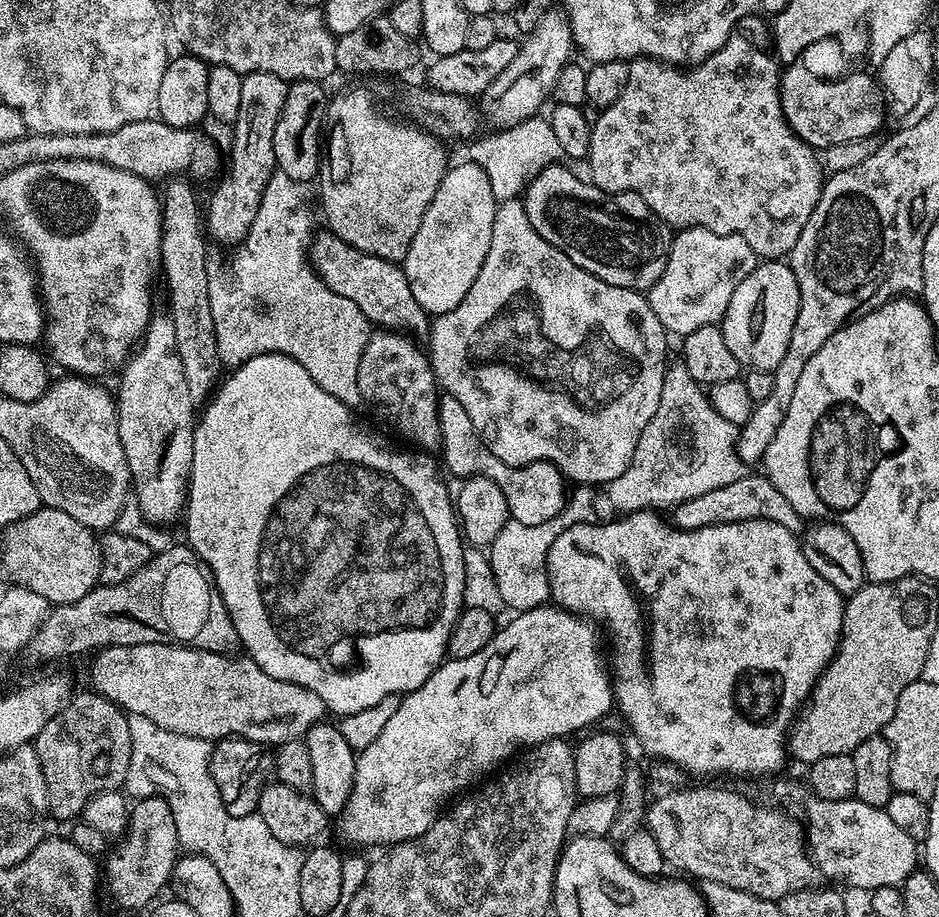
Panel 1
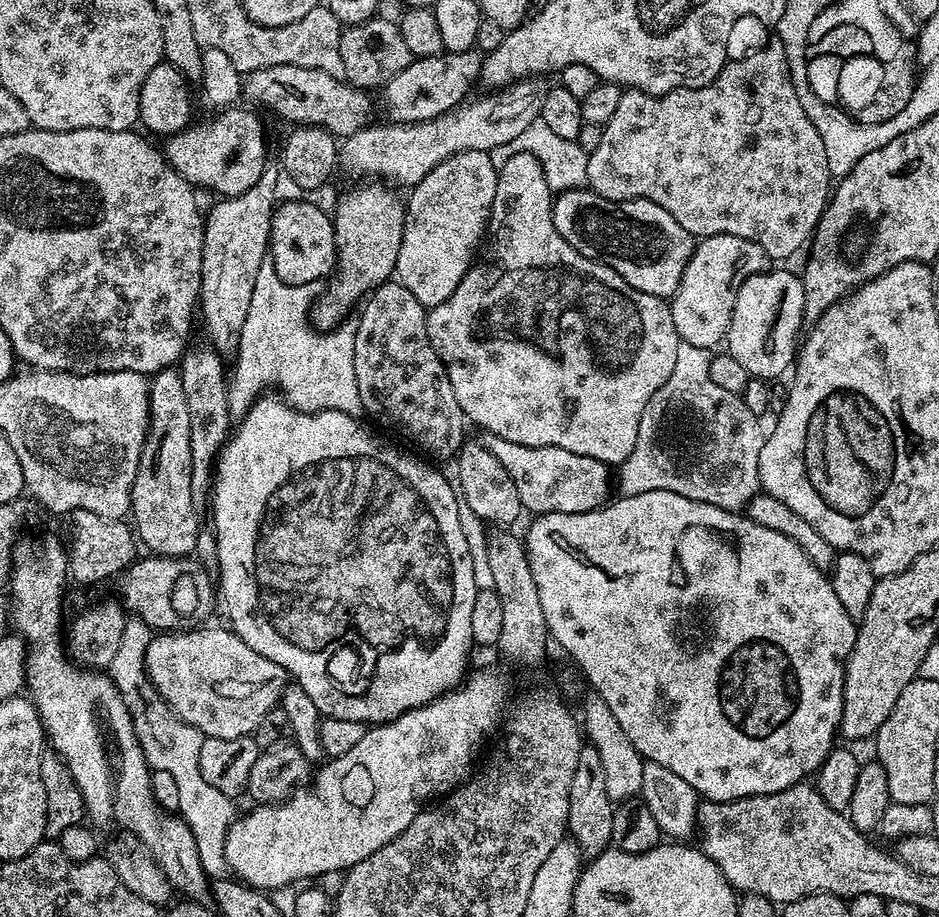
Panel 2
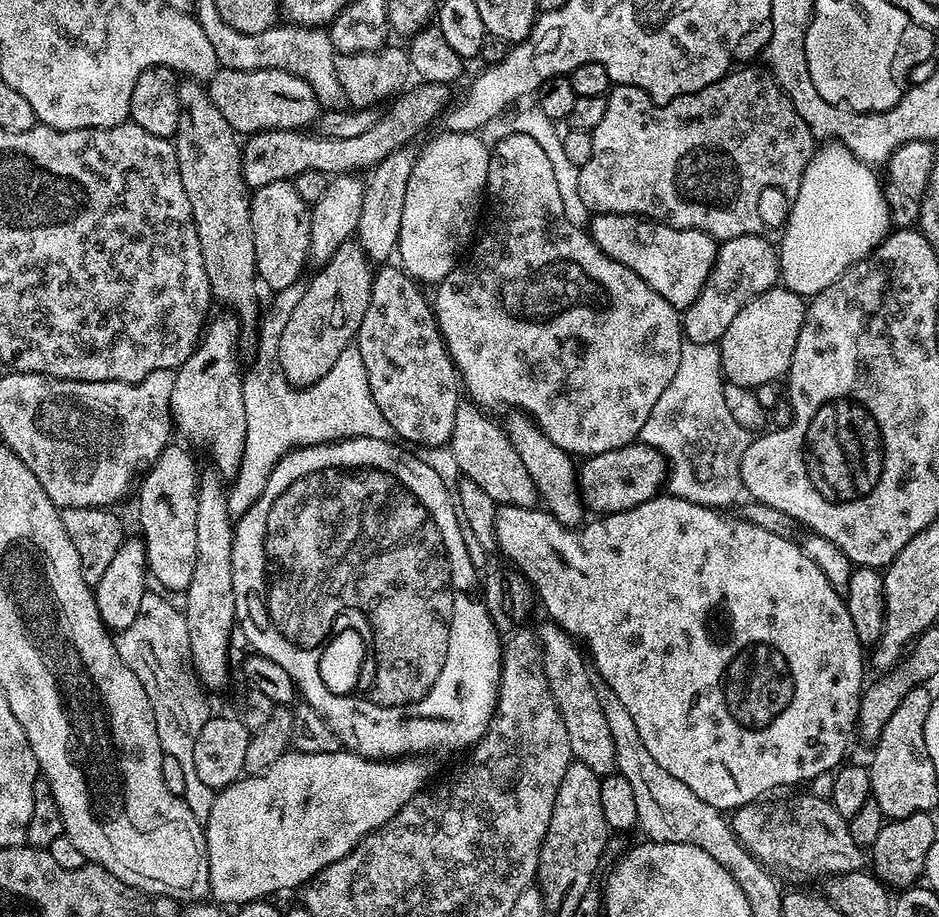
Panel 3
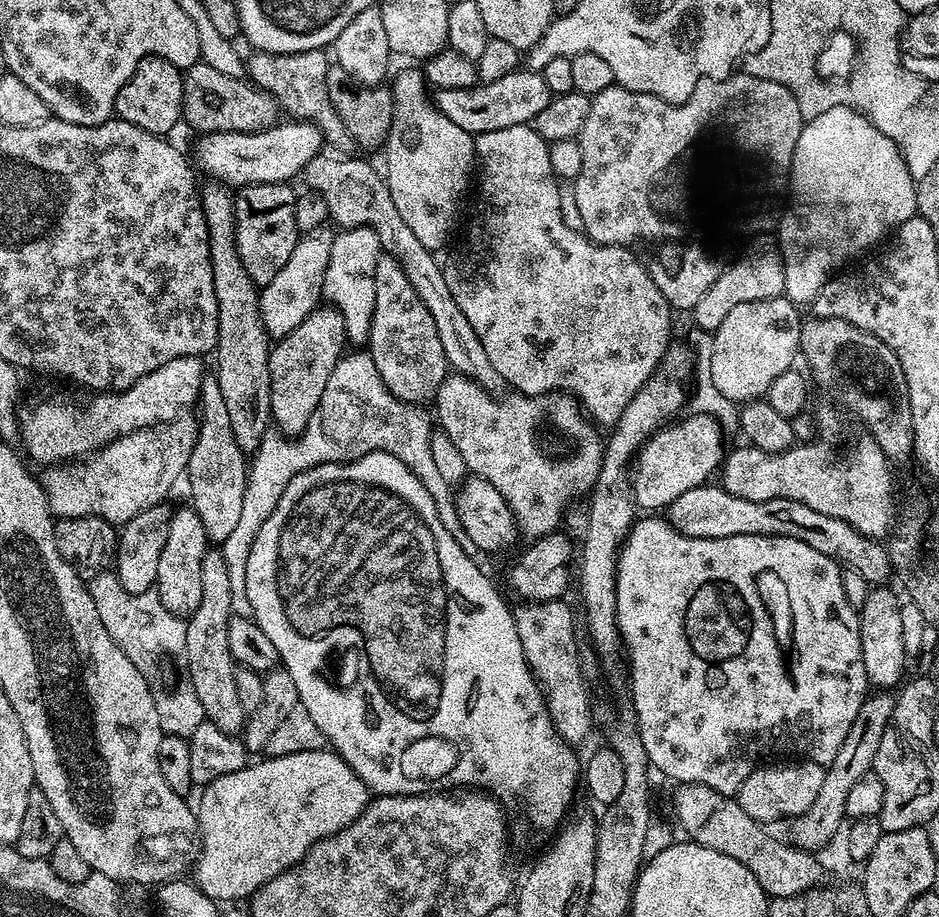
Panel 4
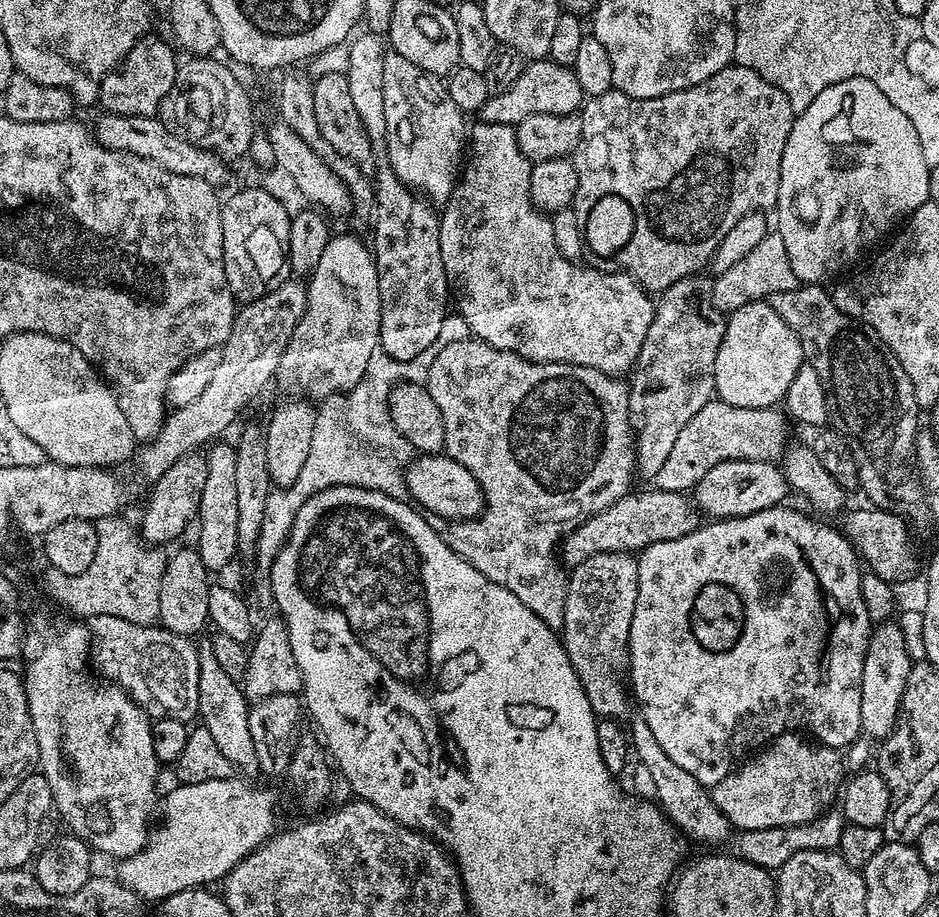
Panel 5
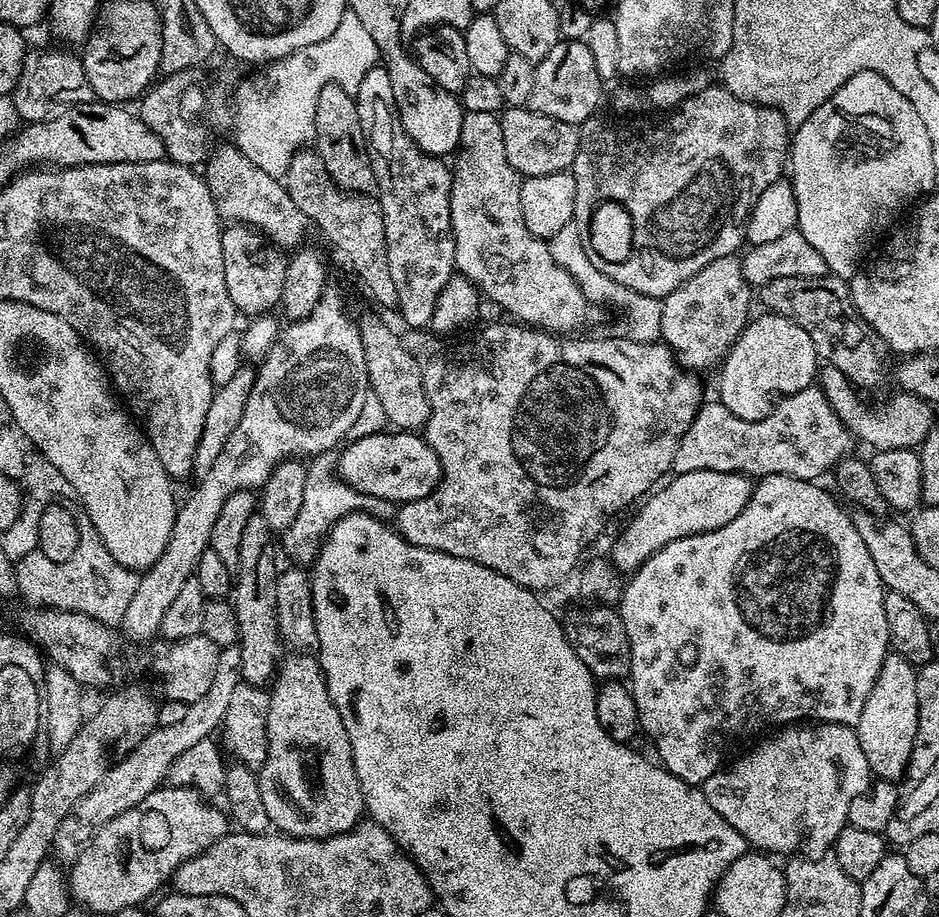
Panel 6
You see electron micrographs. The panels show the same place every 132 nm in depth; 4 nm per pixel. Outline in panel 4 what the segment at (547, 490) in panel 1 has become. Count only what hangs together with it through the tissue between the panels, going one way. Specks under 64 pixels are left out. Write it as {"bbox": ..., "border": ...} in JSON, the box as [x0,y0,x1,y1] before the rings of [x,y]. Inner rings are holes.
{"bbox":[630,413,726,509],"border":[[[705,413],[689,415],[685,420],[680,418],[660,428],[648,437],[636,452],[630,483],[632,499],[635,500],[637,509],[667,509],[668,505],[674,502],[674,498],[678,498],[678,494],[686,494],[686,490],[694,490],[694,486],[709,483],[715,470],[717,473],[723,465],[726,432],[719,421]]]}

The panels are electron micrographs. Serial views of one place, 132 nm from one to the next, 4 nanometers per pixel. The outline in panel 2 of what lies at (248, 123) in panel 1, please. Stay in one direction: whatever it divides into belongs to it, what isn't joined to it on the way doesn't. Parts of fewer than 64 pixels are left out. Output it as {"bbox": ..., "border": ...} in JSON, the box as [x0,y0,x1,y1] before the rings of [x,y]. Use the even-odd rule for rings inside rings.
{"bbox":[199,166,281,354],"border":[[[269,166],[250,190],[237,196],[217,199],[204,216],[204,245],[202,246],[202,274],[200,275],[199,313],[204,314],[207,339],[221,354],[235,353],[246,310],[250,310],[250,297],[258,270],[269,255],[268,239],[272,233],[272,215],[276,213],[276,179],[281,179],[279,167]]]}

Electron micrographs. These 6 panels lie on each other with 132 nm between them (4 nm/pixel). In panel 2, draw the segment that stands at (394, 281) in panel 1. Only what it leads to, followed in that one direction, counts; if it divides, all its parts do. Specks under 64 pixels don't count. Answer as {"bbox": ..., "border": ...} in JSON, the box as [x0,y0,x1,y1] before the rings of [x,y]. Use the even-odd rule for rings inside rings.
{"bbox":[268,200,336,286],"border":[[[288,200],[277,207],[276,213],[272,215],[272,233],[268,239],[268,251],[270,262],[282,282],[290,286],[302,286],[303,284],[314,284],[331,277],[336,267],[336,231],[332,225],[333,217],[328,216],[316,204],[308,200]]]}

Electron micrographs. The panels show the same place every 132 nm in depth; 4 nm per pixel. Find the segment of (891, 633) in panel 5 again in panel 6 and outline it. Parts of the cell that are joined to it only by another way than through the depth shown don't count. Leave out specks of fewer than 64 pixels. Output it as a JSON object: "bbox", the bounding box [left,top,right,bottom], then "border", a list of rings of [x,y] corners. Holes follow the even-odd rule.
{"bbox":[855,654,918,782],"border":[[[889,654],[874,678],[870,698],[862,706],[862,718],[855,724],[856,737],[866,754],[868,769],[873,777],[893,782],[903,781],[910,762],[912,747],[918,734],[918,686],[917,669],[906,658]]]}

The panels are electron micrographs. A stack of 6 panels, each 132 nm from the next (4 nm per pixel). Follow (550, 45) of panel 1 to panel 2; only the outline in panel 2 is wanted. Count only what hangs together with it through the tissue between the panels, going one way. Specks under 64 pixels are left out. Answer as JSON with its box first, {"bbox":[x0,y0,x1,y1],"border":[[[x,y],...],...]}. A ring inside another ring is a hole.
{"bbox":[337,76,549,186],"border":[[[529,76],[527,80],[517,80],[515,84],[484,94],[481,100],[469,99],[463,106],[457,107],[455,111],[441,114],[435,120],[418,121],[414,124],[399,124],[397,122],[383,122],[384,124],[365,125],[355,132],[354,135],[345,137],[338,148],[337,163],[339,169],[348,174],[356,176],[360,174],[381,174],[381,179],[393,182],[397,180],[400,184],[415,186],[434,170],[444,160],[449,160],[454,154],[466,150],[478,150],[479,152],[491,153],[498,146],[512,145],[514,138],[530,126],[530,122],[540,119],[542,110],[542,98],[546,98],[549,85],[539,76]]]}

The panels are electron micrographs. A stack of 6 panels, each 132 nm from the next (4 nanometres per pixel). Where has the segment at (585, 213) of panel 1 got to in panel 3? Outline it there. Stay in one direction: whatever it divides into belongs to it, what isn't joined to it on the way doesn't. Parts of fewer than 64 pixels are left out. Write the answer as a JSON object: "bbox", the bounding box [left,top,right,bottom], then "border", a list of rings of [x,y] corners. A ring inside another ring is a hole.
{"bbox":[590,212,717,310],"border":[[[602,212],[590,220],[592,241],[614,262],[622,262],[638,278],[642,278],[670,306],[683,310],[698,298],[706,278],[716,261],[717,241],[696,228],[671,228],[669,224],[653,222],[638,216],[623,216],[617,212]]]}

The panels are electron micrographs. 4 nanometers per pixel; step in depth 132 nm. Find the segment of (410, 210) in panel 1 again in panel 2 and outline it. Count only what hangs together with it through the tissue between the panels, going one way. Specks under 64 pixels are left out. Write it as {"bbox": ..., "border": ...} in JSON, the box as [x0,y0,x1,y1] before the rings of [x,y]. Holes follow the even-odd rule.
{"bbox":[310,184,405,330],"border":[[[360,184],[344,196],[344,201],[334,211],[332,225],[336,231],[336,267],[310,308],[312,327],[331,330],[345,319],[352,307],[355,309],[372,291],[393,279],[398,250],[402,246],[405,201],[391,192],[389,185]]]}

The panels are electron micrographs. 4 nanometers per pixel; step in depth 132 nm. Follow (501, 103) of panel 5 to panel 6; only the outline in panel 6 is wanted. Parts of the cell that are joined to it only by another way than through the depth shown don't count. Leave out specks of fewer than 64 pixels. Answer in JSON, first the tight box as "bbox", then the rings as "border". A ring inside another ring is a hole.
{"bbox":[527,40,602,125],"border":[[[584,40],[561,42],[546,54],[546,58],[535,61],[534,87],[527,107],[538,114],[558,118],[558,122],[581,125],[591,116],[597,115],[600,104],[602,81],[594,64],[594,54]]]}

